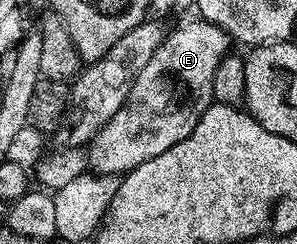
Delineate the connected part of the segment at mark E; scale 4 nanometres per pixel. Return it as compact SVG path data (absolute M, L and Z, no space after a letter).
M194 19L195 21L189 21L183 24L181 27L177 28L174 32L168 32L165 36L164 41L162 41L161 45L159 45L157 51L153 53L151 56L151 60L139 71L134 79L134 83L132 83L132 87L129 91L129 95L117 113L113 115L111 120L103 126L103 128L96 134L95 138L91 141L89 145L89 150L87 153L87 161L88 164L92 167L92 170L96 174L100 175L125 175L130 171L133 171L139 165L143 163L143 161L149 161L153 157L157 157L159 153L163 153L163 151L167 151L171 147L171 145L175 145L177 142L181 140L185 140L191 133L191 130L194 129L195 125L199 121L199 117L203 115L203 113L209 108L210 104L213 102L213 83L214 83L214 75L215 70L218 69L219 61L222 60L223 56L230 52L231 40L228 34L221 27L215 26L215 24L211 22L207 22L202 19Z

